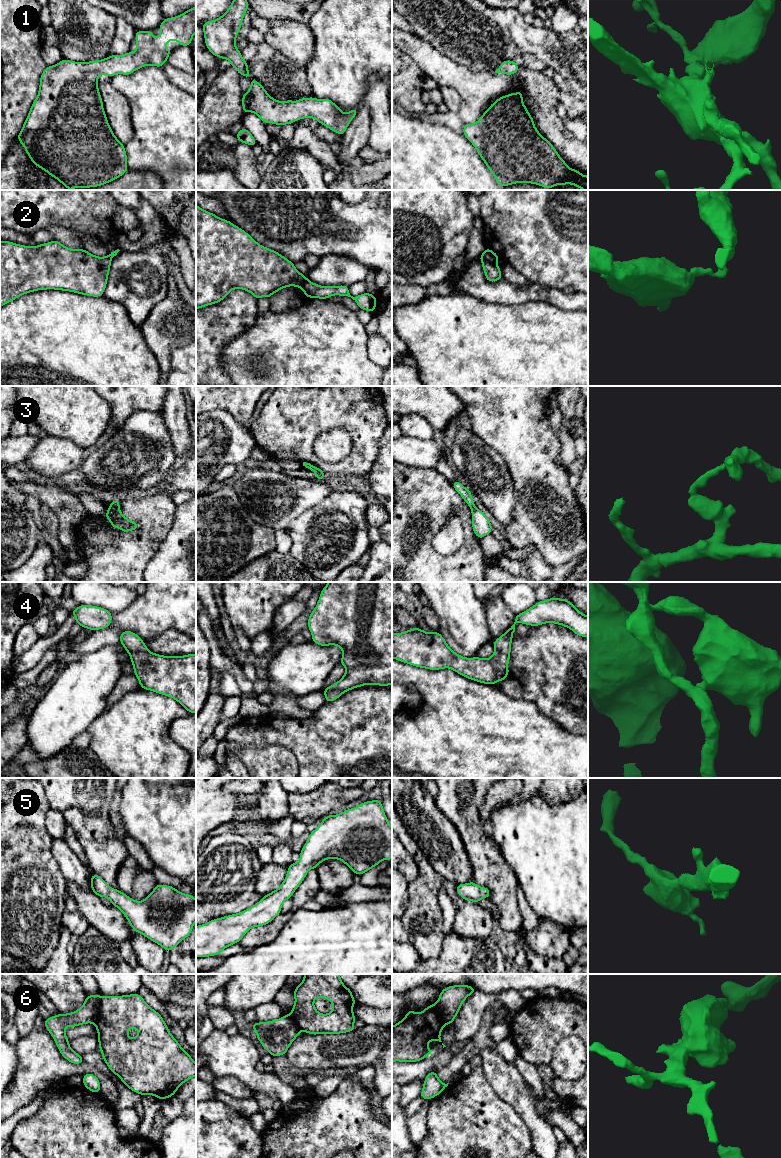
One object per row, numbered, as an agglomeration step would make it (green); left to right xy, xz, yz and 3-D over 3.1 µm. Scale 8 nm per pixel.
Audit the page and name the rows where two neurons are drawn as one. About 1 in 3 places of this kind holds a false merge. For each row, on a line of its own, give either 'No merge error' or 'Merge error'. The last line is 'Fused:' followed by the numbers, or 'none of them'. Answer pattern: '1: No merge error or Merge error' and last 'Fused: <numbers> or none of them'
1: No merge error
2: Merge error
3: Merge error
4: No merge error
5: No merge error
6: Merge error
Fused: 2, 3, 6

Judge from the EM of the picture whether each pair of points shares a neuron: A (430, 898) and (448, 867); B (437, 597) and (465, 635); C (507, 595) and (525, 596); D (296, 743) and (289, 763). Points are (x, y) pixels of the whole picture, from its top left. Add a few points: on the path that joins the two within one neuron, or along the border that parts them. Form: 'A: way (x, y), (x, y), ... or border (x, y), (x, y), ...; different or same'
A: border (427, 859), (431, 867), (443, 878); different
B: way (446, 606), (464, 626); same
C: way (511, 595), (521, 596); same
D: border (271, 744), (286, 747), (295, 756), (298, 767); different

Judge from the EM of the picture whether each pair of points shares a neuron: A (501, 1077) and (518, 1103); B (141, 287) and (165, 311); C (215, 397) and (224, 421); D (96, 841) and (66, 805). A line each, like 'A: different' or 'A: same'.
A: same
B: different
C: different
D: same

